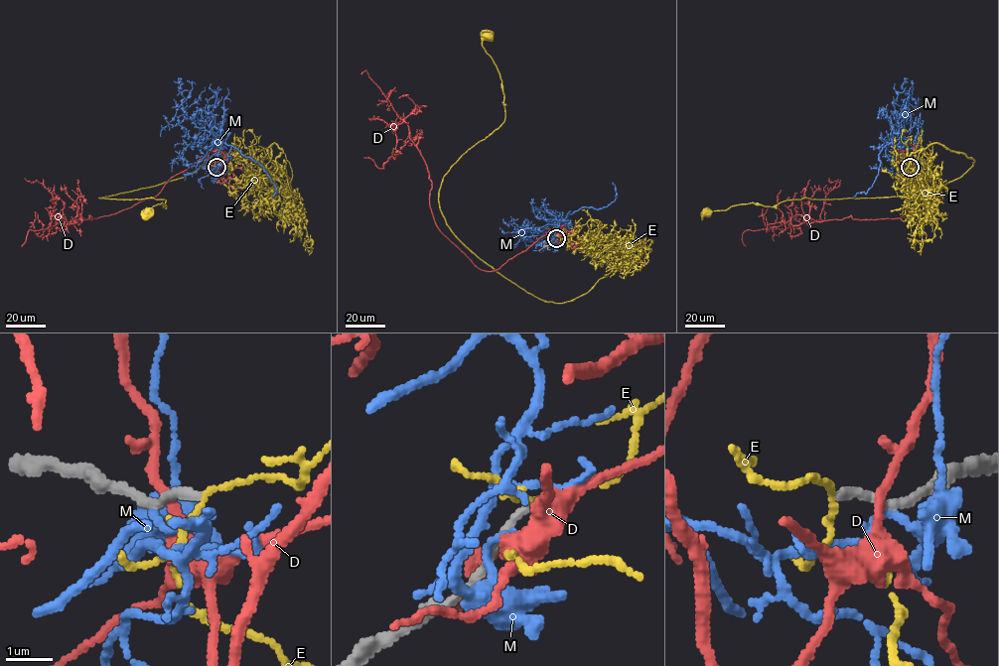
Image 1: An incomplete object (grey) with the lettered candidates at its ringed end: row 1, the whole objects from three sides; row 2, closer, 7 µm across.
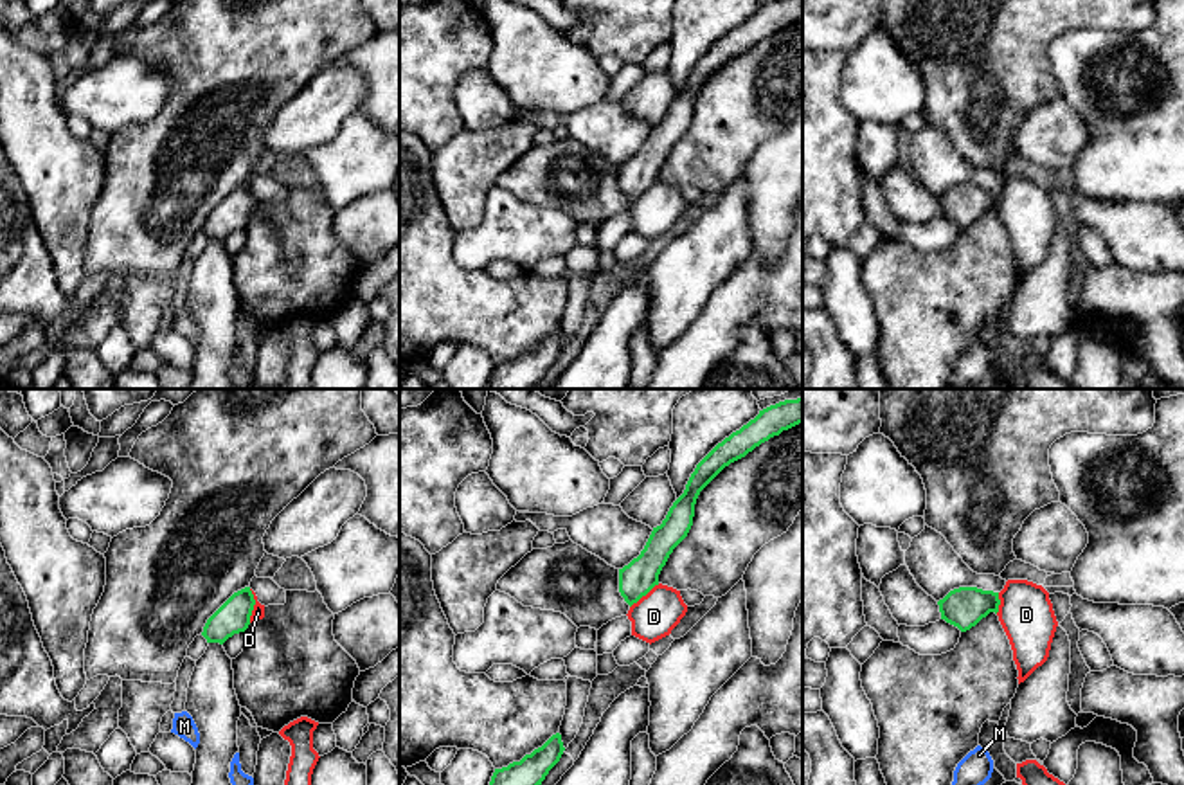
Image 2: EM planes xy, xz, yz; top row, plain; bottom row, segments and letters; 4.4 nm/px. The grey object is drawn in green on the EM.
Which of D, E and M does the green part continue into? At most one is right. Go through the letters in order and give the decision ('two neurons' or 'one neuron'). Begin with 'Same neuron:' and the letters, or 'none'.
Same neuron: none
D: two neurons
E: two neurons
M: two neurons

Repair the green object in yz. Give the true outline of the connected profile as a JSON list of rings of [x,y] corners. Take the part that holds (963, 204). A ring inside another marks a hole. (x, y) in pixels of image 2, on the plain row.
[[[959,184],[937,198],[941,216],[957,223],[961,229],[975,223],[990,209],[999,209],[999,189],[977,184]]]

